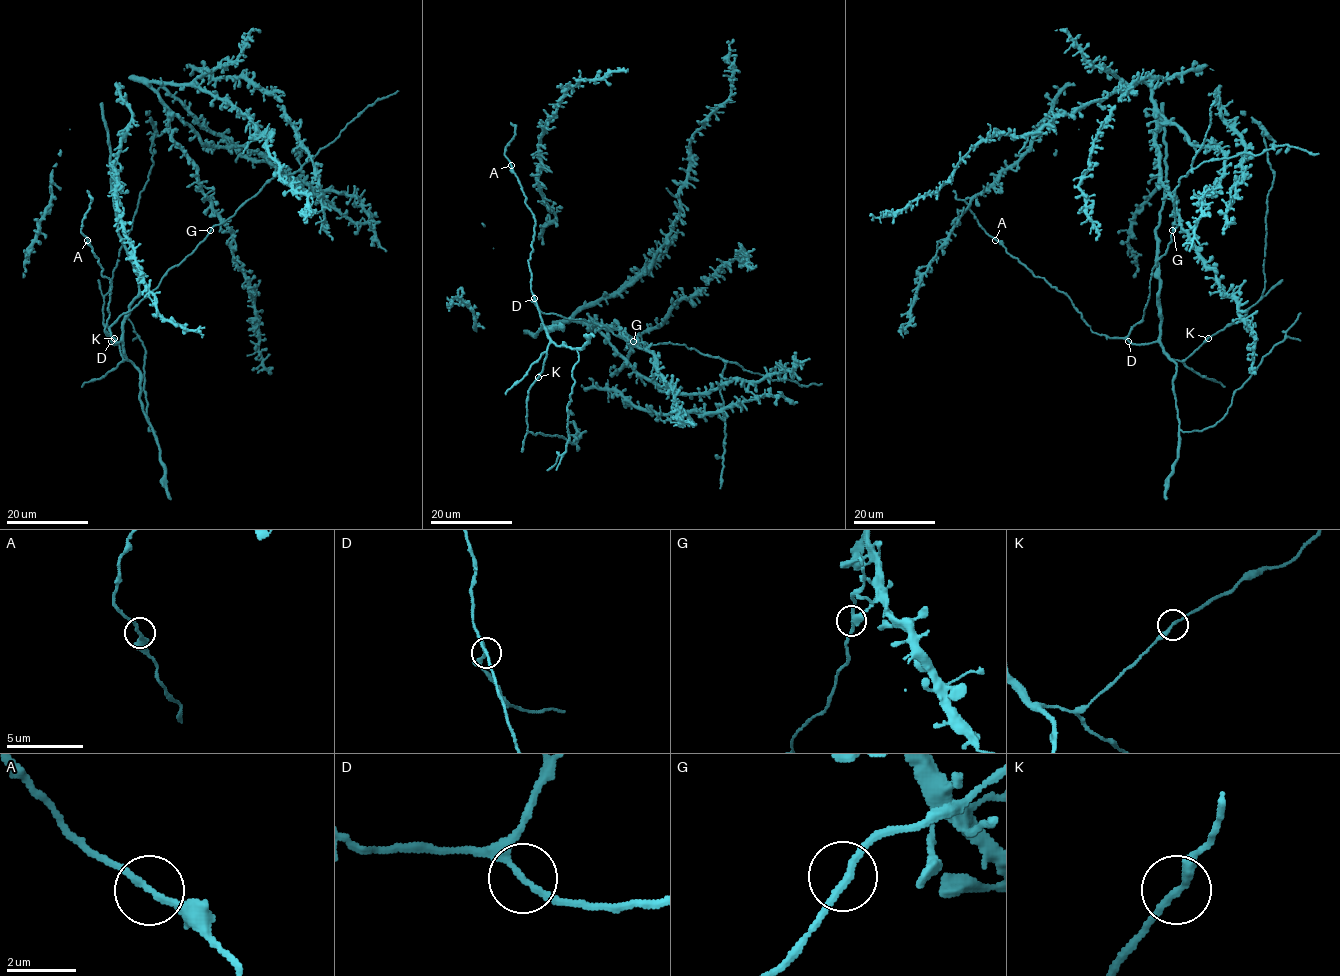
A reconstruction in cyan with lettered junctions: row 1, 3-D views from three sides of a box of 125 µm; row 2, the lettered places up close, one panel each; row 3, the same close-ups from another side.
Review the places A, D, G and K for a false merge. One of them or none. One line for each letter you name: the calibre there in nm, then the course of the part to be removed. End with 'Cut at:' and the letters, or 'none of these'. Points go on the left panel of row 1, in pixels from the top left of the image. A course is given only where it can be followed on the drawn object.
Cut at: none of these

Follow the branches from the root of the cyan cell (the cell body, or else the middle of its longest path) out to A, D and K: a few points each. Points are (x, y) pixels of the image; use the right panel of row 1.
A: (1173, 231), (1167, 252), (1152, 271), (1143, 317), (1125, 337), (1095, 333), (1067, 295), (1036, 277), (996, 239)
D: (1173, 231), (1167, 252), (1152, 271), (1143, 317), (1130, 331), (1128, 341)
K: (1173, 231), (1152, 271), (1143, 317), (1127, 339), (1157, 341), (1181, 361), (1208, 338)

